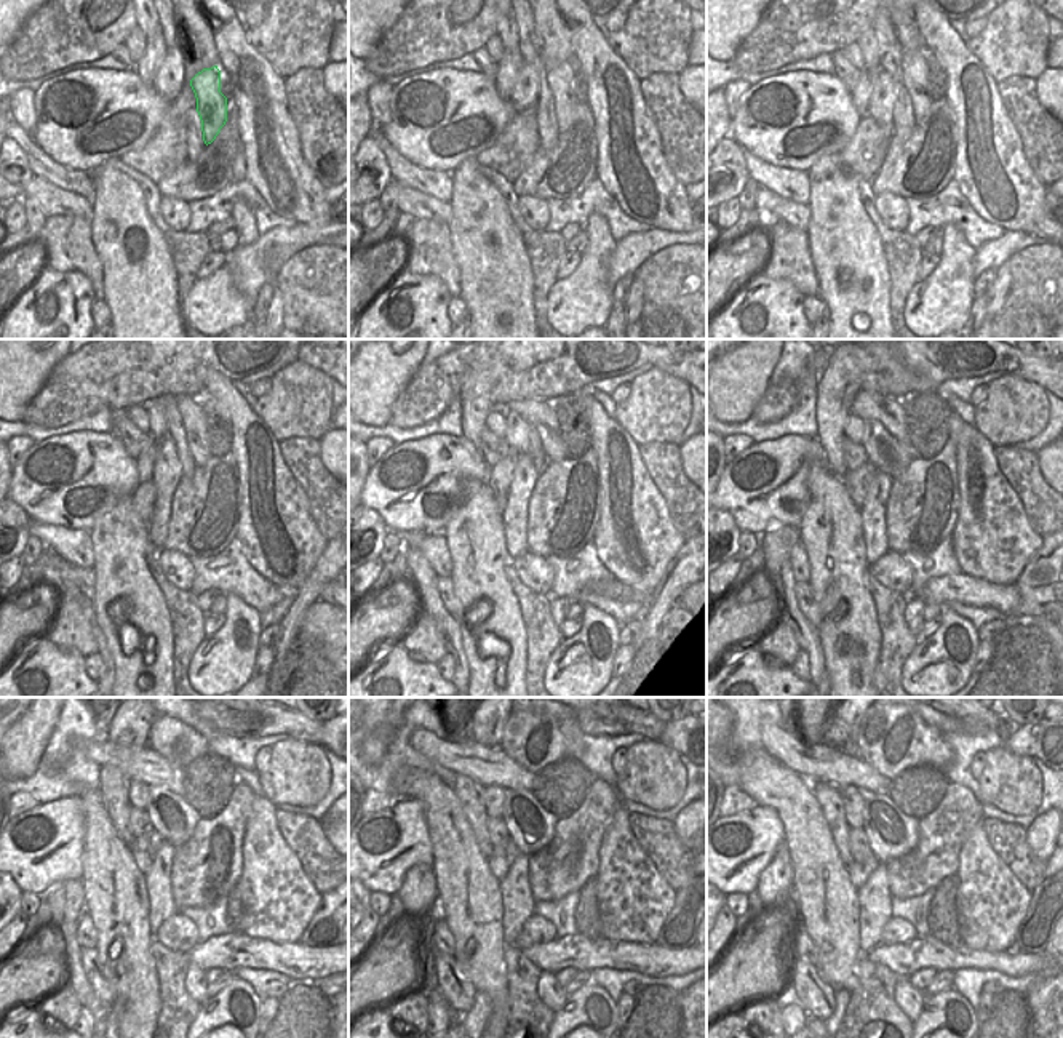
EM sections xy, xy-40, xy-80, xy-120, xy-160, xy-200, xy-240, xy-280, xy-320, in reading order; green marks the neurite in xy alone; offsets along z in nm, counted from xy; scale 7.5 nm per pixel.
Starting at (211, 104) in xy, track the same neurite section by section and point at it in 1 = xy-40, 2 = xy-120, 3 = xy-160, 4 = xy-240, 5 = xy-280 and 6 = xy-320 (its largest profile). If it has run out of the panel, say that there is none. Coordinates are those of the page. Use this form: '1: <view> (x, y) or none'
1: xy-40 (560, 80)
2: xy-120 (194, 419)
3: xy-160 (539, 415)
4: xy-240 (146, 765)
5: xy-280 (486, 766)
6: xy-320 (824, 760)

